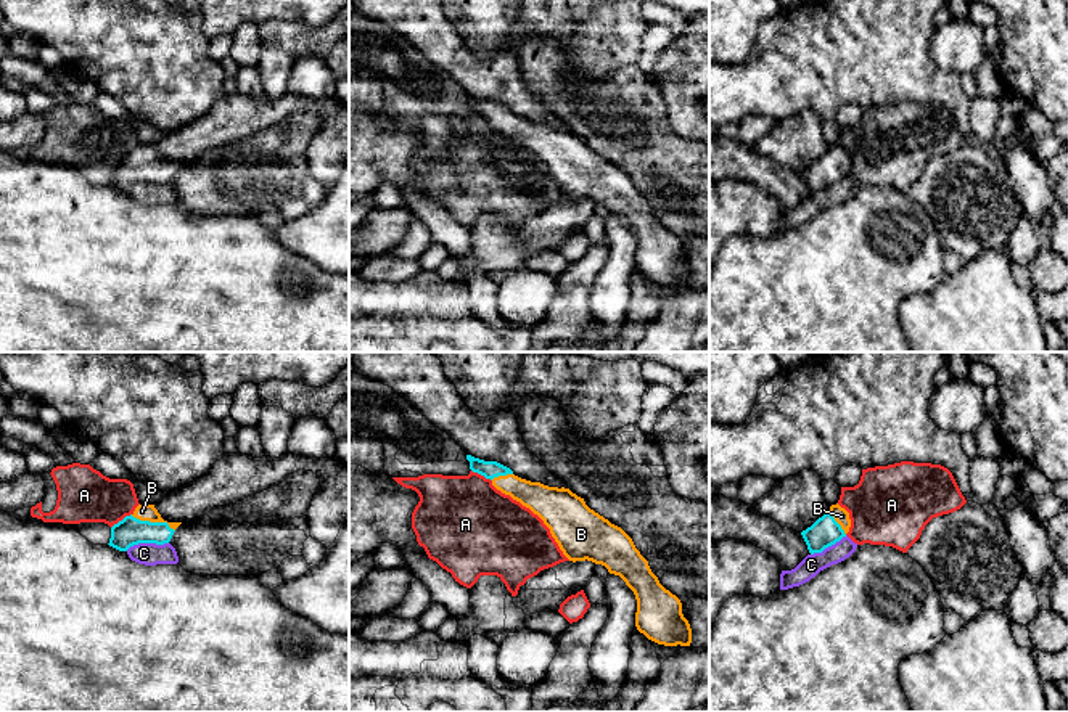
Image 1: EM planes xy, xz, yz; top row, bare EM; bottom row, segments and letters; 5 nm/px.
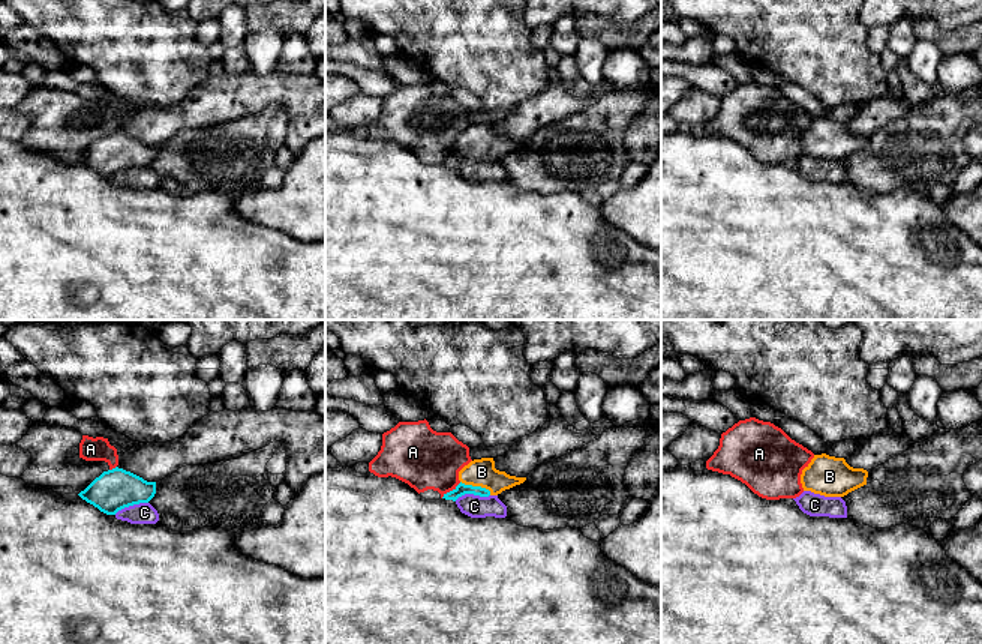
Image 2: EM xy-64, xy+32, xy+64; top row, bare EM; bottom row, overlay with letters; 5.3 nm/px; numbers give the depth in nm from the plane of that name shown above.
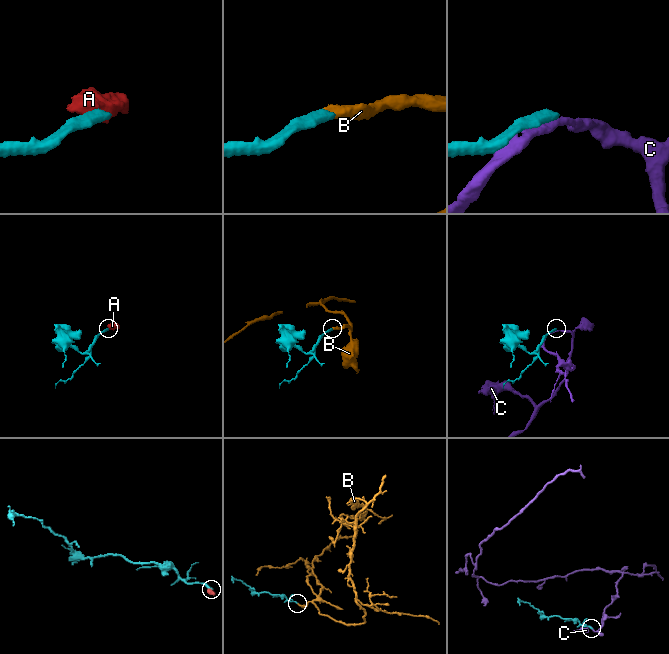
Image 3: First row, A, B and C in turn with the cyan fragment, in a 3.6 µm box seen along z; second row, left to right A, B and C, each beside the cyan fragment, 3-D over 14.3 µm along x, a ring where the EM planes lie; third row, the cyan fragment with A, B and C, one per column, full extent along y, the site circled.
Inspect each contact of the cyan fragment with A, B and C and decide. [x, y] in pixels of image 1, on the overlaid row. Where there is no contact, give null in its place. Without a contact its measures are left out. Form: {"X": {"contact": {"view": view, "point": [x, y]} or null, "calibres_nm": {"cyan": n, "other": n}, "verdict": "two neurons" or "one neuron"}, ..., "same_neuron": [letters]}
{"A": {"contact": {"view": "xy", "point": [123, 519]}, "calibres_nm": {"cyan": 140, "other": 280}, "verdict": "two neurons"}, "B": {"contact": {"view": "xy", "point": [153, 523]}, "calibres_nm": {"cyan": 140, "other": 80}, "verdict": "one neuron"}, "C": {"contact": {"view": "xy", "point": [147, 542]}, "calibres_nm": {"cyan": 140, "other": 110}, "verdict": "two neurons"}, "same_neuron": ["B"]}

